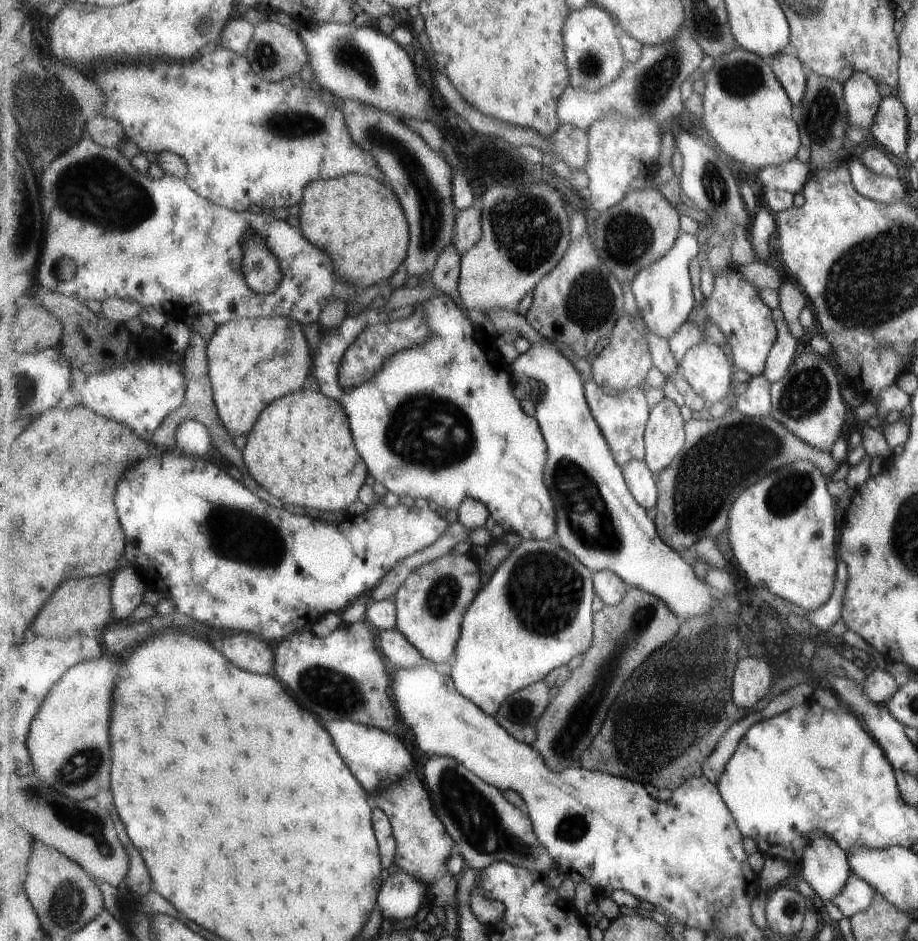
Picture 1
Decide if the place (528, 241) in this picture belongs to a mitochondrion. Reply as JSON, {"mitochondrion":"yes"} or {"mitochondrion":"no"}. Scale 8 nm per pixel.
{"mitochondrion":"yes"}

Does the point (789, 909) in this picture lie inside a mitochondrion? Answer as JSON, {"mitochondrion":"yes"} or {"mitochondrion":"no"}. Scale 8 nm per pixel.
{"mitochondrion":"yes"}

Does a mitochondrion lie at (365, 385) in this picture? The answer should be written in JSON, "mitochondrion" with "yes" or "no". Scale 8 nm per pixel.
{"mitochondrion":"no"}

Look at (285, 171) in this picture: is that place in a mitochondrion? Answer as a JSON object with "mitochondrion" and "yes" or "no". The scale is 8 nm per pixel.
{"mitochondrion":"no"}

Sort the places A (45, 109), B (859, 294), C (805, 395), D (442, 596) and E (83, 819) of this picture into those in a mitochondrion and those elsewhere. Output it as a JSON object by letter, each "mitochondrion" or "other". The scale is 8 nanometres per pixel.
{"A":"mitochondrion","B":"mitochondrion","C":"mitochondrion","D":"mitochondrion","E":"mitochondrion"}

